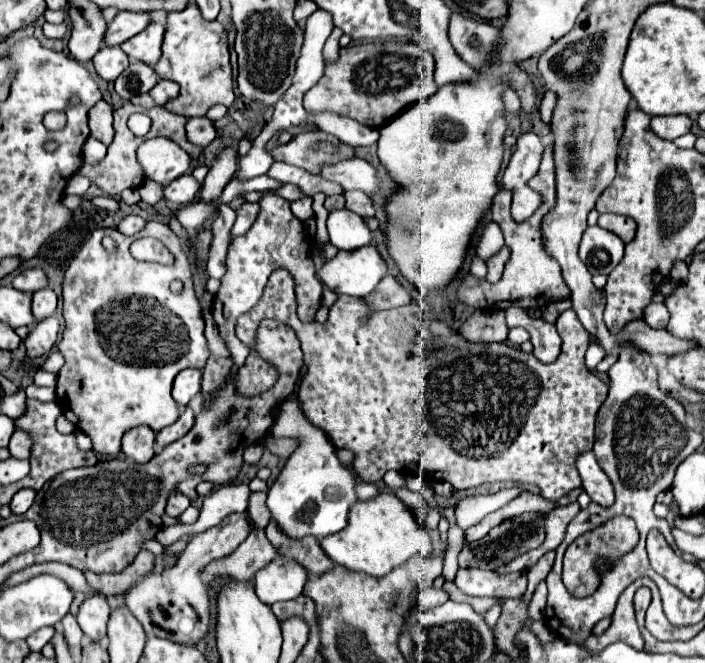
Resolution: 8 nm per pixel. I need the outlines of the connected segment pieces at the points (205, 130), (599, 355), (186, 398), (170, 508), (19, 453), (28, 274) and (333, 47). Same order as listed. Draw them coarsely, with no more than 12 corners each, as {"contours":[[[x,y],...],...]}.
{"contours":[[[189,118],[187,138],[199,148],[207,148],[217,136],[213,122]],[[591,342],[585,354],[589,370],[603,360],[605,352],[599,344]],[[201,370],[175,376],[173,398],[187,406],[201,390]],[[175,494],[167,502],[167,514],[179,518],[191,506],[187,496]],[[15,430],[9,452],[13,458],[31,454],[31,438]],[[29,268],[13,278],[13,288],[33,294],[47,286],[41,268]],[[333,28],[323,48],[325,62],[337,60],[341,28]]]}

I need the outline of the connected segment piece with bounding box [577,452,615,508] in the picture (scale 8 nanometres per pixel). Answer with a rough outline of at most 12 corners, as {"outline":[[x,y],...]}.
{"outline":[[593,452],[577,458],[583,488],[603,508],[613,506],[611,480]]}

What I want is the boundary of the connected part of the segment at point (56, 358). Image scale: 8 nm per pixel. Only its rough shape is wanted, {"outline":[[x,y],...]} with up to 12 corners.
{"outline":[[53,350],[41,364],[41,370],[57,374],[63,356]]}

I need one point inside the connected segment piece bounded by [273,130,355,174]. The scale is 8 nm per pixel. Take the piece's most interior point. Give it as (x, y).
(299, 152)

